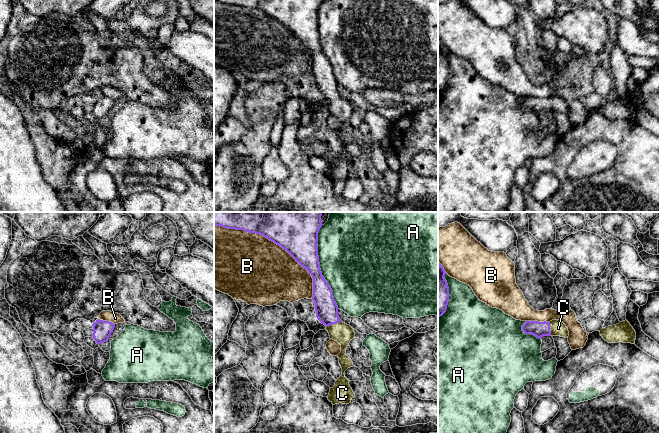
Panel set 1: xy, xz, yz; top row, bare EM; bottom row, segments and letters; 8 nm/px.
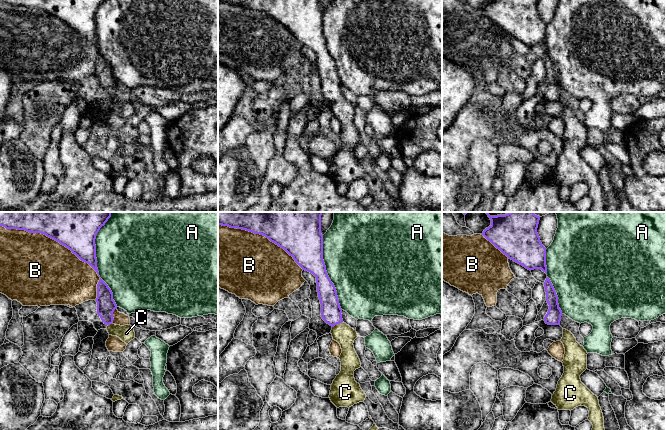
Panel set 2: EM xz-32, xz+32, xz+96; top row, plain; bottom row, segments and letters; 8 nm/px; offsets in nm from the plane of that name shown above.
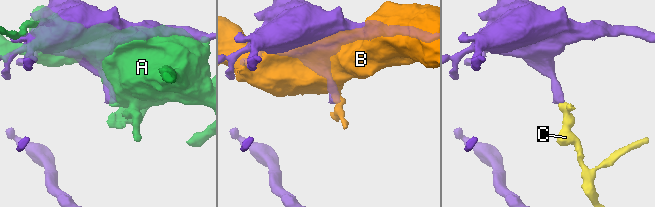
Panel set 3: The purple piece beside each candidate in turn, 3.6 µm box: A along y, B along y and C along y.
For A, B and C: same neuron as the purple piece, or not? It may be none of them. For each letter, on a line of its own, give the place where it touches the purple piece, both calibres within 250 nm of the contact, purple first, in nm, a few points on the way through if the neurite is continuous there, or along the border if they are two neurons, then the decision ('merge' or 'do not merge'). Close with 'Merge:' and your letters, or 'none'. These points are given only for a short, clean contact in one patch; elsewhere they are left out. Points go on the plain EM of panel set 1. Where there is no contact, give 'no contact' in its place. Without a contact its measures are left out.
A: meets purple in xz at (319, 43); 260 nm thick on the purple side, 480 nm on the other; do not merge
B: meets purple in xz at (274, 18); 280 nm thick on the purple side, 500 nm on the other; do not merge
C: meets purple in xz at (333, 99); 180 nm thick on the purple side, 160 nm on the other; runs through xz (326, 84), (326, 88), (333, 99), (342, 109); merge
Merge: C

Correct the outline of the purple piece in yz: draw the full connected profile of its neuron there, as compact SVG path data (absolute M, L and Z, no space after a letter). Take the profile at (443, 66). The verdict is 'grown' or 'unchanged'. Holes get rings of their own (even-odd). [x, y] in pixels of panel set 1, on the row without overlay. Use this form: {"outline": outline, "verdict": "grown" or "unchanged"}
{"outline": "M438 38L438 94L446 88L449 77L449 63L444 54L446 50L444 44Z", "verdict": "unchanged"}

